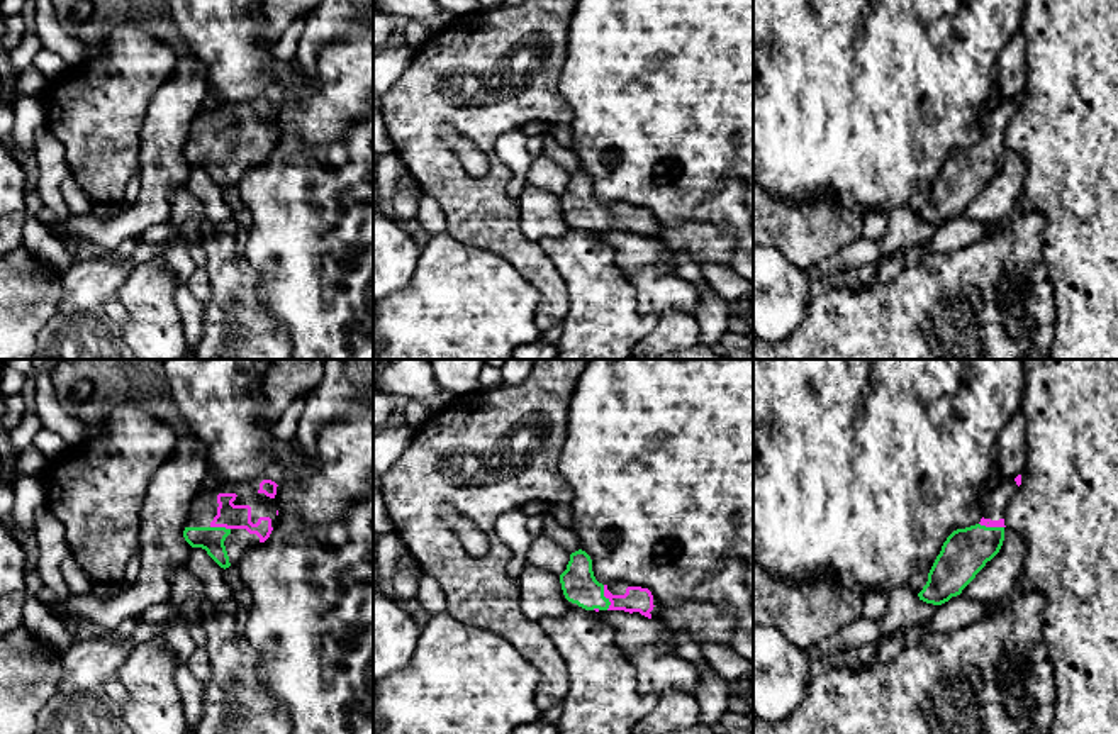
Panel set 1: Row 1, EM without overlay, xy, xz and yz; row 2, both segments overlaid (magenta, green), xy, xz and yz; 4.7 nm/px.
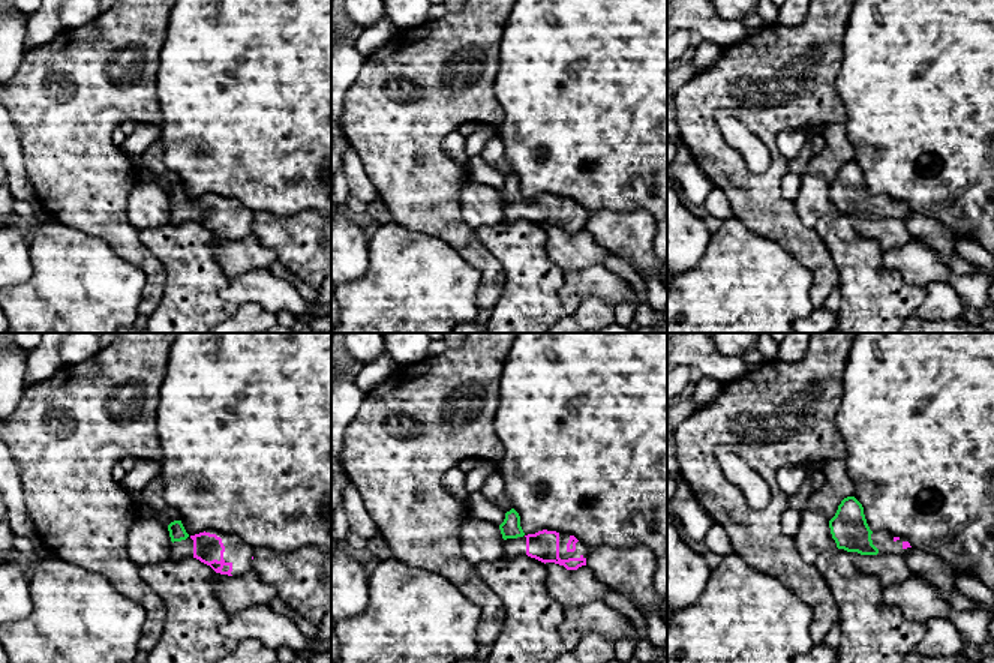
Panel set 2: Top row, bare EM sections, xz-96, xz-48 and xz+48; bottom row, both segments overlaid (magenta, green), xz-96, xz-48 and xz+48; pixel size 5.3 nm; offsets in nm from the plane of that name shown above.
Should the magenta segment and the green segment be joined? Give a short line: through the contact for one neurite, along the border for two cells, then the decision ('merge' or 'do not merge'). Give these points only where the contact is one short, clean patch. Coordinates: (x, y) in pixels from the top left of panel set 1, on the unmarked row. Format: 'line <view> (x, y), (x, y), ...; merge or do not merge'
merge

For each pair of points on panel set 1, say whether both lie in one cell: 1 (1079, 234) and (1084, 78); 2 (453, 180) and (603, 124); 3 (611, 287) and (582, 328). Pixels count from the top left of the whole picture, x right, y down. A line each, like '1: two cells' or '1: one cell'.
1: one cell
2: two cells
3: one cell

